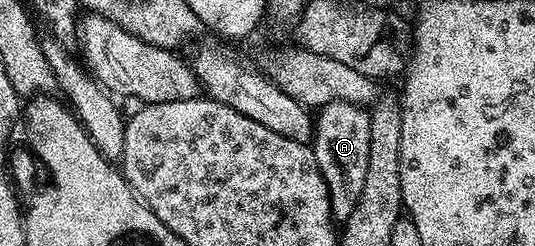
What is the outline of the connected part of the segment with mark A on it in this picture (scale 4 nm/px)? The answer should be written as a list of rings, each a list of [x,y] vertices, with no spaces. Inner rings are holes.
[[[335,101],[320,106],[314,117],[314,136],[310,142],[314,155],[318,159],[318,171],[326,179],[330,191],[330,207],[337,222],[347,221],[350,211],[358,207],[358,195],[362,195],[362,183],[366,183],[366,163],[370,161],[370,112],[363,105]]]

